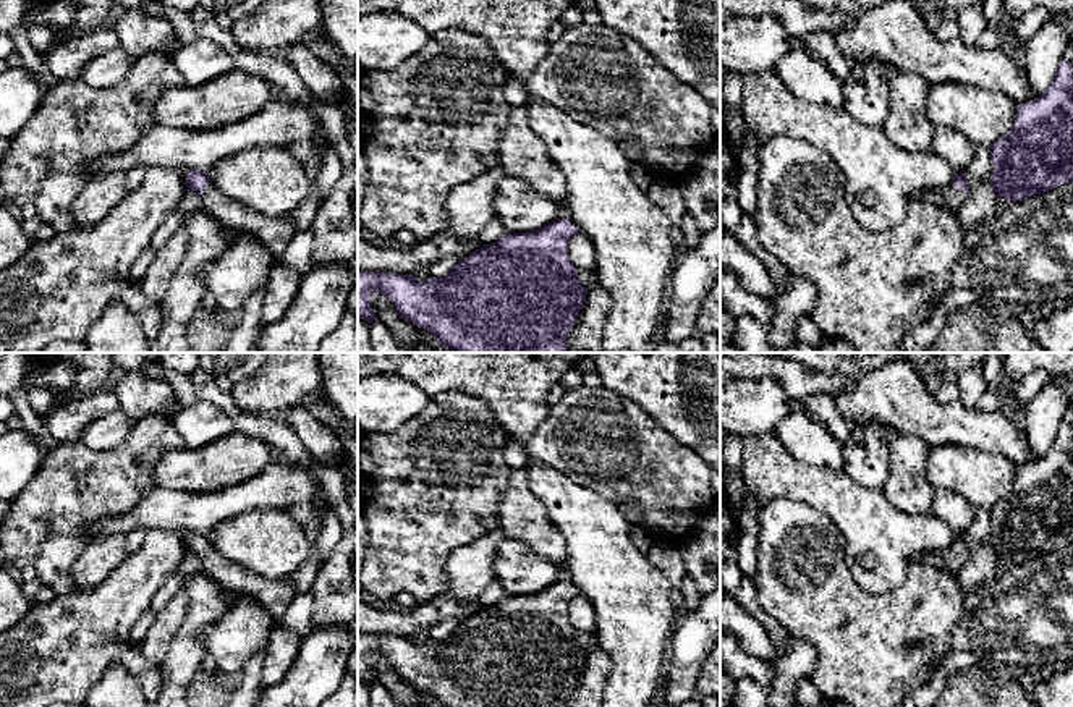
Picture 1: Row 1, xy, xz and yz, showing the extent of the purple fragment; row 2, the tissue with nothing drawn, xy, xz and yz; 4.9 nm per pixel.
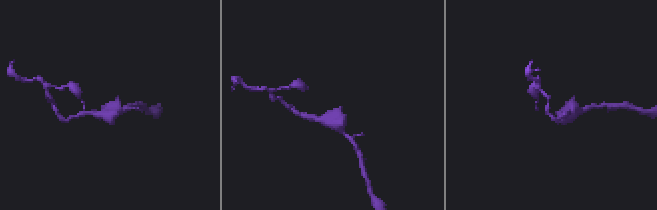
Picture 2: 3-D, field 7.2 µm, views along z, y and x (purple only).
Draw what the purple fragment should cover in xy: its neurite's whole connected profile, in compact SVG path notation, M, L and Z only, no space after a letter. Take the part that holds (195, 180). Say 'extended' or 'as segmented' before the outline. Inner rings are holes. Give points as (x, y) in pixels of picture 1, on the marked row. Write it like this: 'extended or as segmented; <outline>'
extended; M184 170L183 176L188 191L196 191L202 197L204 210L223 226L252 235L278 262L296 233L290 215L269 217L244 207L215 188L206 171Z

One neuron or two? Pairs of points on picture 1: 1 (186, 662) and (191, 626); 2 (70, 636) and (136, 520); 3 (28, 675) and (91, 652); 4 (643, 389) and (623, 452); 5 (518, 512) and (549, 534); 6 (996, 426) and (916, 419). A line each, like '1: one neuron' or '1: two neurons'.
1: one neuron
2: two neurons
3: one neuron
4: two neurons
5: one neuron
6: one neuron

